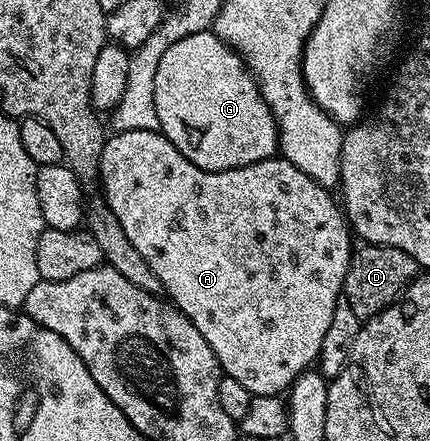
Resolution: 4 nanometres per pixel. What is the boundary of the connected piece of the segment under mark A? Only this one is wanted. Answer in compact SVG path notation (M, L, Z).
M158 129L124 131L107 136L100 166L101 185L106 206L110 208L112 215L116 215L116 219L120 219L124 235L128 235L132 247L136 247L136 251L144 255L144 263L148 263L148 267L156 271L156 279L160 279L165 296L169 298L174 308L179 309L194 324L196 331L200 331L204 339L208 339L208 347L212 347L225 376L237 379L256 397L282 395L289 390L291 383L301 373L307 372L317 362L318 352L324 343L324 335L328 332L328 326L332 324L332 311L336 311L342 297L344 275L348 275L352 252L352 244L350 245L352 228L343 206L339 204L331 190L320 187L320 183L308 179L304 171L292 167L292 163L288 163L281 155L269 157L260 163L252 163L248 167L236 167L219 173L204 171L196 167L196 163L184 159L184 155L180 155L180 151L176 151L174 144Z

